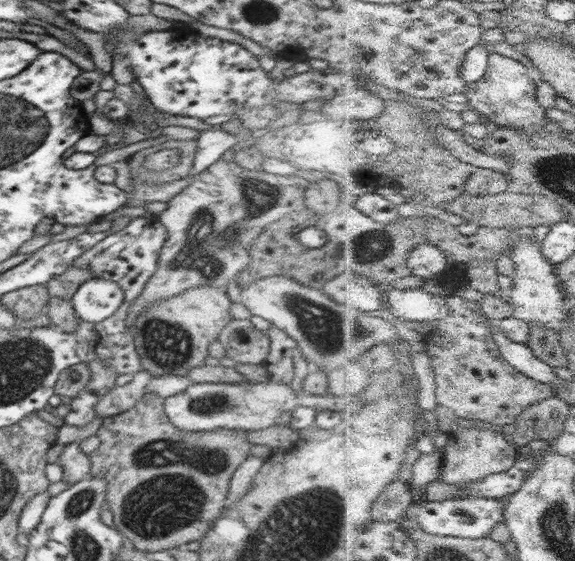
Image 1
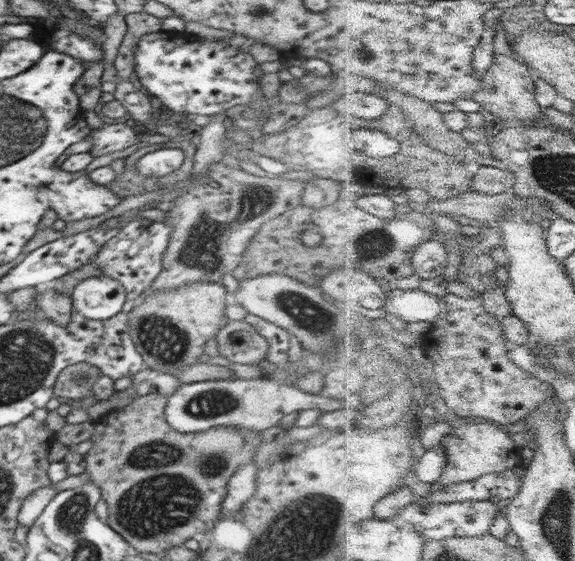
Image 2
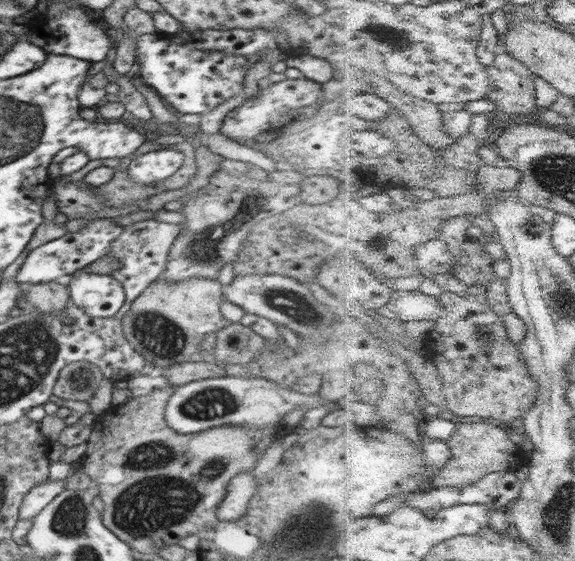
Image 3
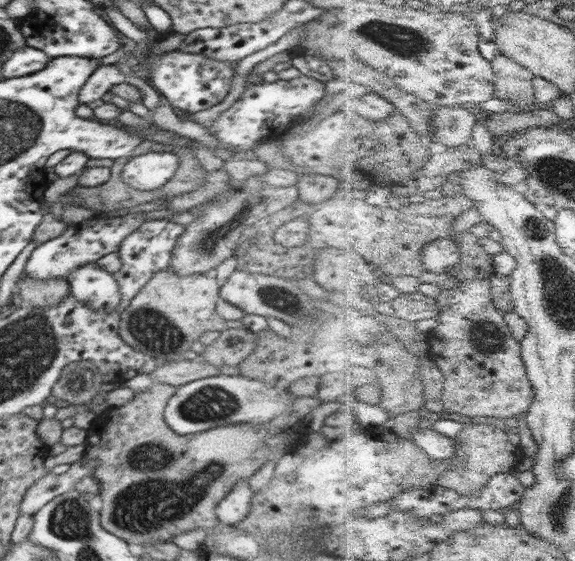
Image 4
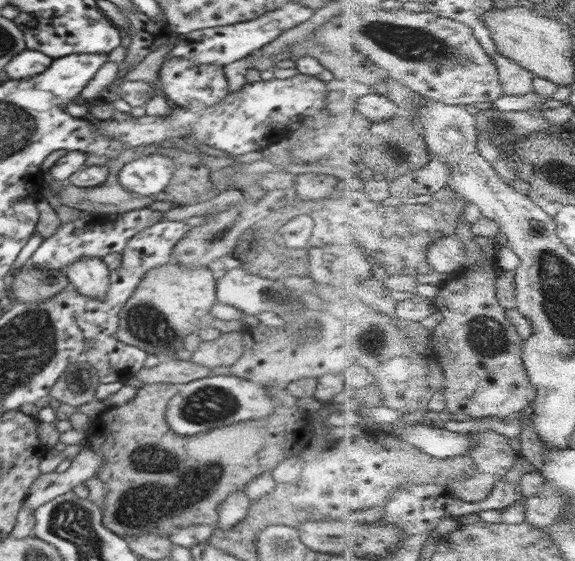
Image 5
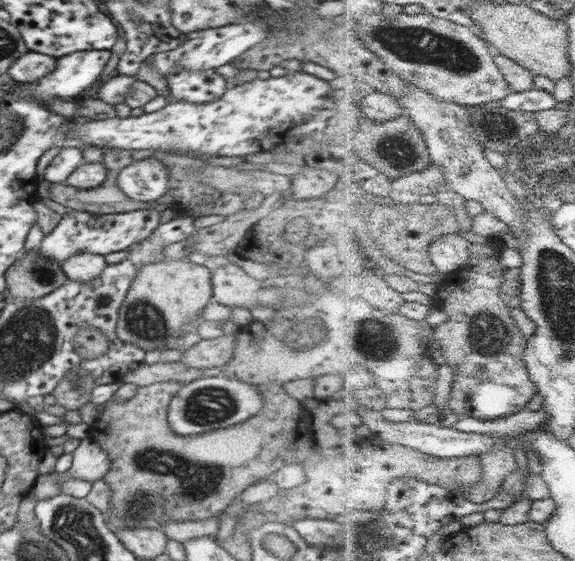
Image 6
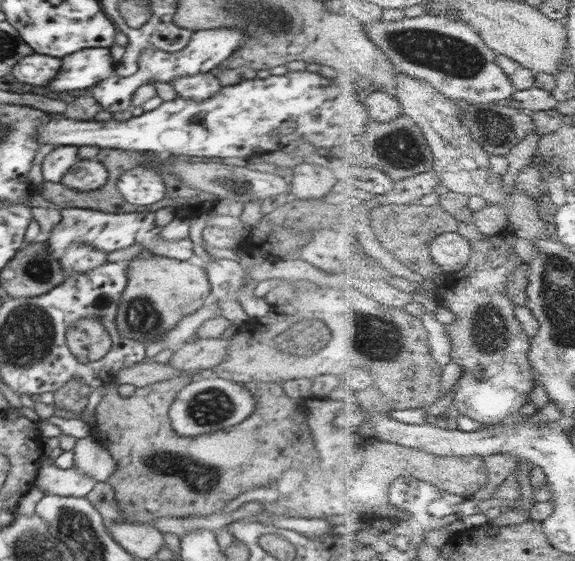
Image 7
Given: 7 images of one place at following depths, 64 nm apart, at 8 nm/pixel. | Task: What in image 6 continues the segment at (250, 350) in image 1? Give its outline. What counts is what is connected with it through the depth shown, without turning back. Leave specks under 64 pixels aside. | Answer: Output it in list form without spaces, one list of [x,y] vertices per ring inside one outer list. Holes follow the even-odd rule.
[[[236,334],[202,339],[188,349],[182,348],[184,356],[181,362],[190,367],[197,365],[202,368],[222,367],[234,358],[234,348],[236,348]]]

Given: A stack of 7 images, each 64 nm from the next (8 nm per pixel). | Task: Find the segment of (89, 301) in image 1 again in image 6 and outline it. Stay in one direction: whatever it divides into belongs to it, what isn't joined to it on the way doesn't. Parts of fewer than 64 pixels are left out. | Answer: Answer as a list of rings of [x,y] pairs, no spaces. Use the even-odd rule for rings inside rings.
[[[88,252],[76,254],[61,264],[67,278],[80,282],[81,287],[93,285],[94,280],[100,278],[100,274],[104,272],[106,266],[104,255],[89,254]]]

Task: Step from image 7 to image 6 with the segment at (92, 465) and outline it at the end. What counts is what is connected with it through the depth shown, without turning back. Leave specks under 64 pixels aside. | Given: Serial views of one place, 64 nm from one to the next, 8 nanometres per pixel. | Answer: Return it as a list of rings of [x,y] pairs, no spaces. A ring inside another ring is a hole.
[[[89,437],[80,439],[72,454],[72,466],[66,471],[68,478],[93,483],[104,479],[110,470],[110,458],[106,451]]]

